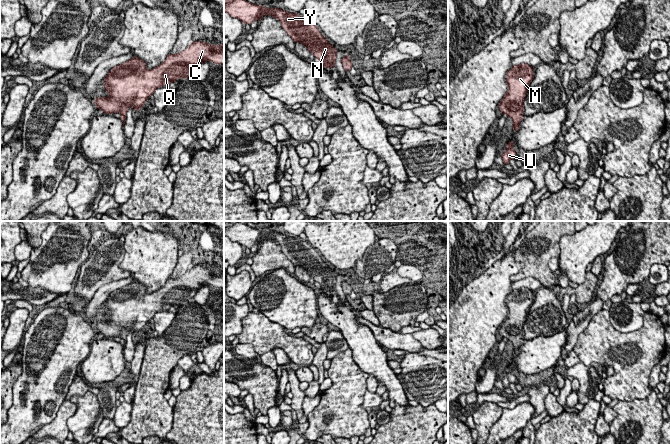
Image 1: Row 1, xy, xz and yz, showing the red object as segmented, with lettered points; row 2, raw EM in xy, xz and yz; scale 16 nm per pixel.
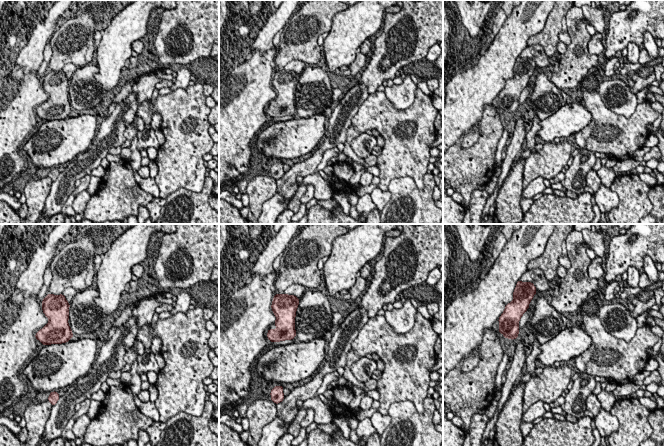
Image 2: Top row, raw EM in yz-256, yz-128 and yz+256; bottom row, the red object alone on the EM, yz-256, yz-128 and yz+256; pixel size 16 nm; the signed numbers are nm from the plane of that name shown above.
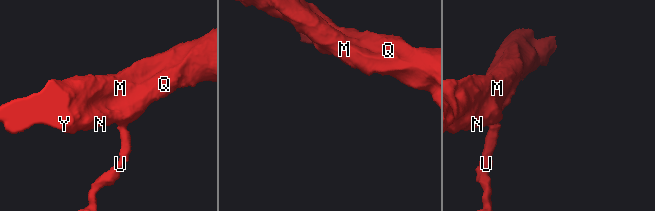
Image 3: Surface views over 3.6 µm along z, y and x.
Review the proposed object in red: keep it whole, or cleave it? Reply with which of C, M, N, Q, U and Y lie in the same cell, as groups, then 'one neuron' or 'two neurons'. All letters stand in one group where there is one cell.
C M N Q U Y | one neuron

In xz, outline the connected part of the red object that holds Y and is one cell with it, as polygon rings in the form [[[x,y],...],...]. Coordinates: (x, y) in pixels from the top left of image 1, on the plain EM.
[[[224,221],[224,237],[250,249],[257,242],[260,246],[263,239],[277,242],[294,267],[300,266],[305,269],[309,276],[320,284],[320,289],[324,292],[335,290],[338,274],[321,259],[316,249],[303,246],[298,237],[293,238],[275,231],[267,233],[265,230],[252,228],[240,222],[230,223],[229,221]]]

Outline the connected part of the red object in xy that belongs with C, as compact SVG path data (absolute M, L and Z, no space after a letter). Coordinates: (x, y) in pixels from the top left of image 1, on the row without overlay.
M205 265L191 266L182 276L169 277L163 287L147 294L146 287L136 280L115 290L103 303L108 321L97 321L94 324L96 332L104 338L120 337L123 353L126 336L133 329L135 336L142 333L145 325L161 310L169 310L177 303L187 303L194 298L196 291L211 285L222 289L224 269L206 268Z

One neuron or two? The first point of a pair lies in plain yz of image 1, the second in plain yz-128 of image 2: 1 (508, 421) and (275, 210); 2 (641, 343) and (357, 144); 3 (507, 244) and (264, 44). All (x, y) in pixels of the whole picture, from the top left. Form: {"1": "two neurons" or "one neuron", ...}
{"1": "one neuron", "2": "two neurons", "3": "one neuron"}

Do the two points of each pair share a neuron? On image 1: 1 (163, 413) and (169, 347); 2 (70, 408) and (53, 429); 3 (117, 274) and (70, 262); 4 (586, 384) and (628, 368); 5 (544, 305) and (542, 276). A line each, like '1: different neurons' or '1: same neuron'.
1: same neuron
2: same neuron
3: different neurons
4: different neurons
5: different neurons

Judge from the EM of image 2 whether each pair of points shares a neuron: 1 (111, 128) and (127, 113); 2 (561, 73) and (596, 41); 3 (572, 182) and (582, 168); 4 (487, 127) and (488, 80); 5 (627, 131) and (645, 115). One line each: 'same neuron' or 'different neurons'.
1: same neuron
2: different neurons
3: same neuron
4: different neurons
5: same neuron

